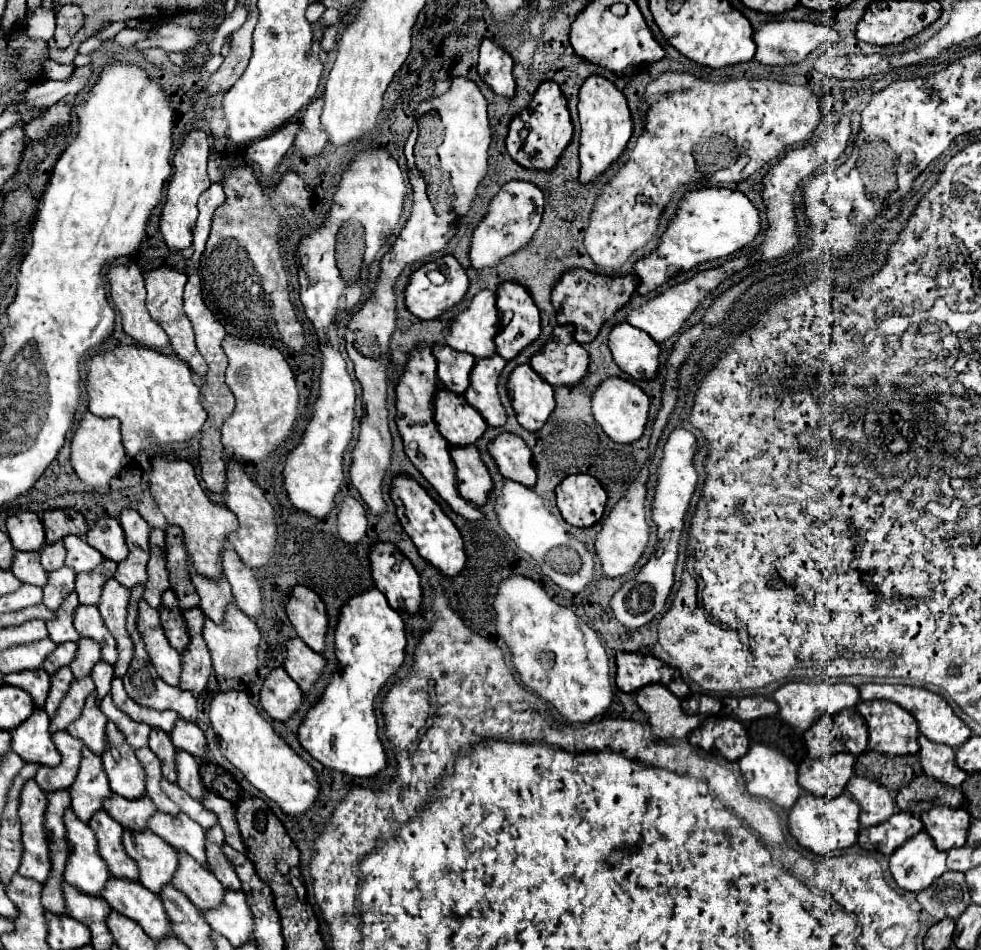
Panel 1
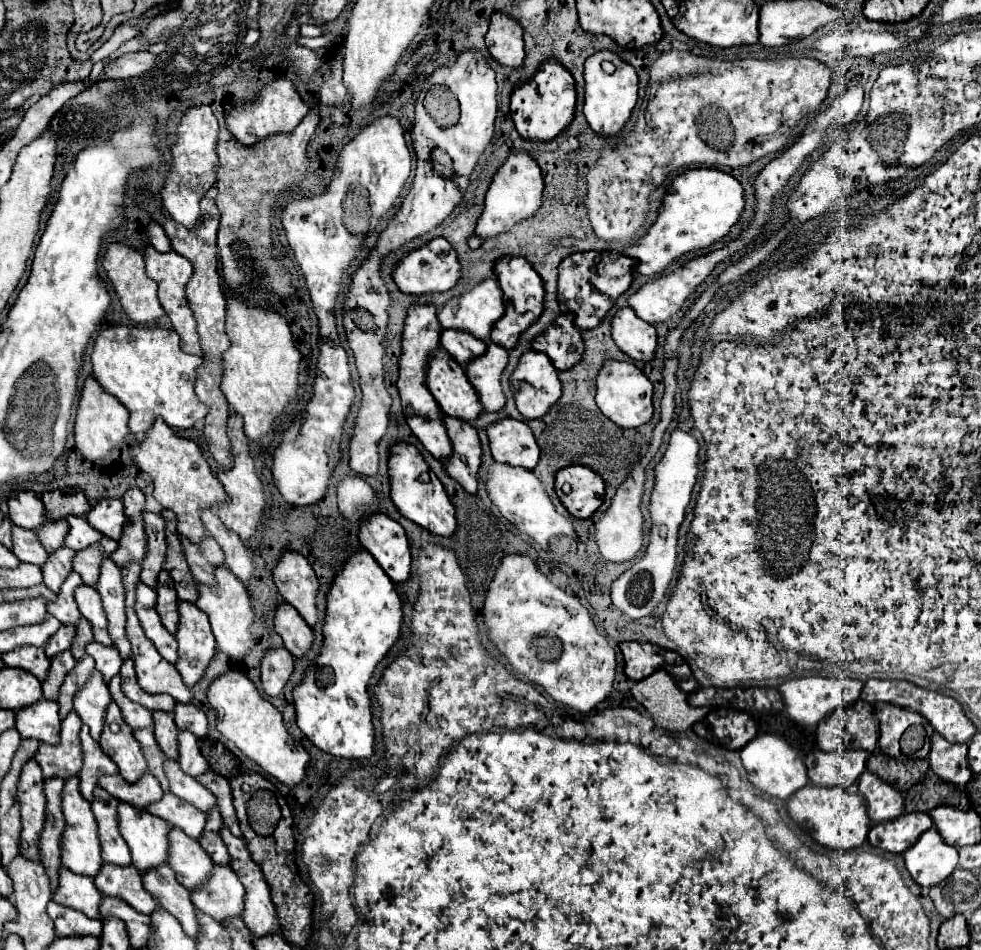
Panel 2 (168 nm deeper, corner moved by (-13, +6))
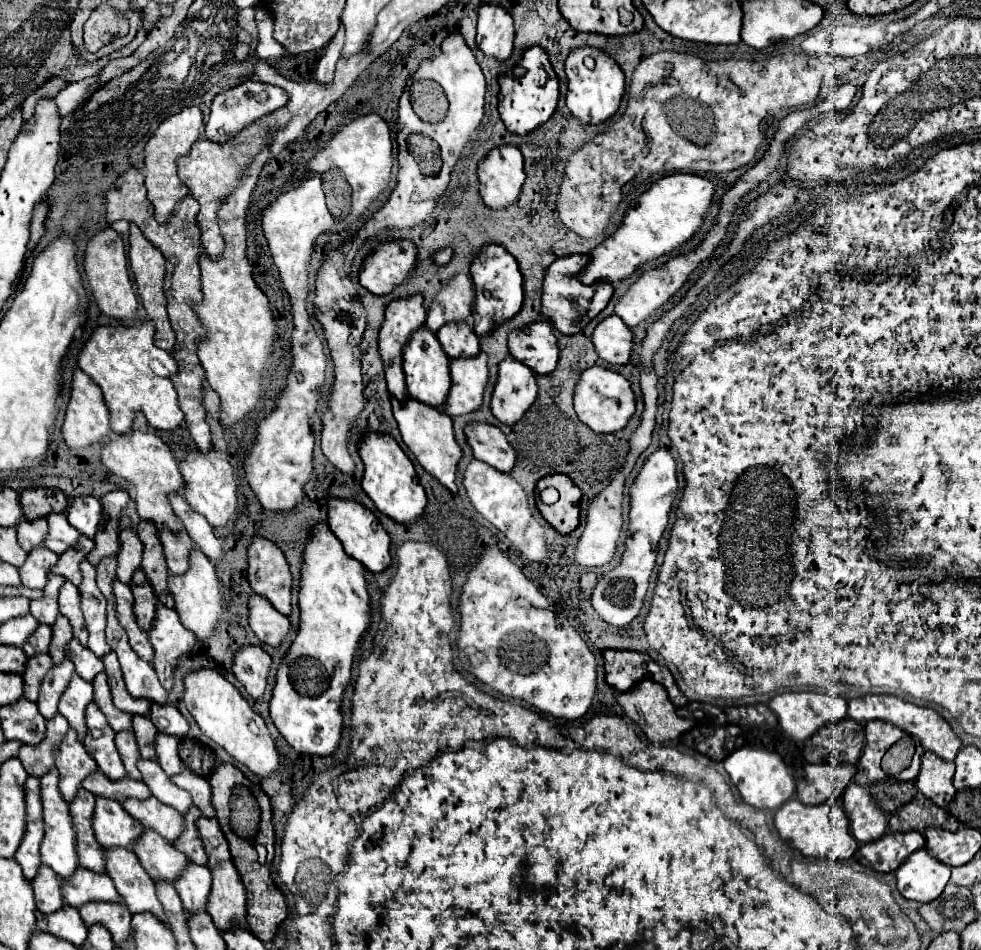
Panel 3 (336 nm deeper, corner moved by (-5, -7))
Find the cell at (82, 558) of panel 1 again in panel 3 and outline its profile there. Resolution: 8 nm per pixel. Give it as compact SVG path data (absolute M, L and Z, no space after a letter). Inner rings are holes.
M50 514L46 520L50 526L50 532L48 532L46 542L44 542L46 548L50 548L52 552L56 552L60 556L62 552L78 546L78 540L82 534L68 524L64 514Z

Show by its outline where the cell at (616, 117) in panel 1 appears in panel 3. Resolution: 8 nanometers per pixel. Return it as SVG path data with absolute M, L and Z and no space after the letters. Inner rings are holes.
M576 48L568 58L566 58L566 76L568 76L568 94L566 94L566 106L568 110L582 120L582 124L604 124L608 118L612 118L616 114L616 110L620 108L622 96L624 96L624 88L626 88L626 78L624 72L620 70L620 66L602 50L598 48ZM586 56L592 56L596 60L596 68L588 70L582 60Z

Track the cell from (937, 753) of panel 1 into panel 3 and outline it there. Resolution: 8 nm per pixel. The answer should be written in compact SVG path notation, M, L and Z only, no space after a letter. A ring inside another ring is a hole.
M926 752L922 756L922 770L916 778L916 786L934 804L942 808L950 804L950 800L956 794L952 778L954 778L954 762L946 762L934 756L932 752Z

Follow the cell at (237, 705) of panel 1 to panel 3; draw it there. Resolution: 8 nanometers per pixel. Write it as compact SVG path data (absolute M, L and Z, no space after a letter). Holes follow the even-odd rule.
M198 670L184 678L186 692L184 702L198 722L200 730L214 740L218 746L222 746L234 760L238 760L242 766L246 766L252 774L264 778L280 768L280 758L274 748L274 740L268 732L266 722L248 706L248 702L240 696L234 684L230 684L226 678L222 678L216 670Z

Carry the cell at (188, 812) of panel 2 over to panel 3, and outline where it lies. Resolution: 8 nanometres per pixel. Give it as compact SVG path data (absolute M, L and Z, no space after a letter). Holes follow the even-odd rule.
M154 796L150 800L134 800L134 798L128 798L122 806L144 828L156 830L168 842L178 840L178 836L182 834L182 814L176 812L174 808L162 804Z

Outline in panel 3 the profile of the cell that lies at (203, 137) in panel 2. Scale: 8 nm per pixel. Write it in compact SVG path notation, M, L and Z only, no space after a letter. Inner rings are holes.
M192 106L192 108L184 108L178 114L166 118L158 126L158 130L150 136L150 140L146 144L146 160L144 160L144 164L146 164L146 188L148 188L148 200L156 208L158 224L168 224L178 202L190 194L186 184L182 184L178 178L176 160L186 156L186 152L190 152L192 144L202 136L202 130L204 130L202 112L200 112L200 108Z

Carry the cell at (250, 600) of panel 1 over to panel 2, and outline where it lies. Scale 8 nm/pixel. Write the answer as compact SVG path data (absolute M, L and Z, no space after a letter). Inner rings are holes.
M204 509L204 511L200 513L200 517L202 517L202 523L204 523L206 531L208 531L208 533L218 541L218 545L222 547L228 569L230 569L240 581L248 583L250 577L252 577L254 565L252 565L252 559L250 559L248 549L244 547L242 539L240 539L234 531L230 531L230 529L218 519L218 515L216 515L214 511Z

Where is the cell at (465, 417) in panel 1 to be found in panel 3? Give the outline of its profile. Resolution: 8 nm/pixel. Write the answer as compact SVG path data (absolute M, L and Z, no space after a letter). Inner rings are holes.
M420 328L410 336L410 342L406 344L406 350L404 350L404 364L402 366L404 366L404 374L406 374L408 394L422 404L444 410L450 386L452 386L450 372L448 372L450 360L446 358L446 352L438 344L438 338L428 328Z

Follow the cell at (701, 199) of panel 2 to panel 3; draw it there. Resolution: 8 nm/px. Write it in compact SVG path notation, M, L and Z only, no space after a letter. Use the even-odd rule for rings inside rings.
M672 174L656 180L652 188L638 198L638 204L626 212L624 222L614 236L596 246L592 262L586 270L582 270L580 280L584 284L592 284L594 280L620 282L632 276L642 264L680 248L704 224L704 216L712 206L714 194L714 184L696 174Z

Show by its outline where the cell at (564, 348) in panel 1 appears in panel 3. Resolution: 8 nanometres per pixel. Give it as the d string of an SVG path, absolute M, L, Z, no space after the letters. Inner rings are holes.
M548 320L528 324L518 332L510 332L510 354L530 366L536 374L554 372L558 366L558 338Z

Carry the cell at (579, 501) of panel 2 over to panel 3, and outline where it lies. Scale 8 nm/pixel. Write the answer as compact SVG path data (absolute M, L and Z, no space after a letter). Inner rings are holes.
M562 474L544 476L538 482L536 492L542 492L544 488L550 488L550 486L560 492L560 500L556 504L548 506L540 498L536 498L536 506L538 506L540 514L560 534L570 534L580 524L580 500L582 500L582 492L580 492L580 488L568 476L562 476Z

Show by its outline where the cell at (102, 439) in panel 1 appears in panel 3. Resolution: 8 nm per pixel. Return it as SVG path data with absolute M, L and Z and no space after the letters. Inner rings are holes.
M76 370L72 380L72 398L70 398L64 426L62 426L62 436L72 450L82 450L92 444L106 442L108 434L110 434L110 412L104 404L102 392L82 370Z

